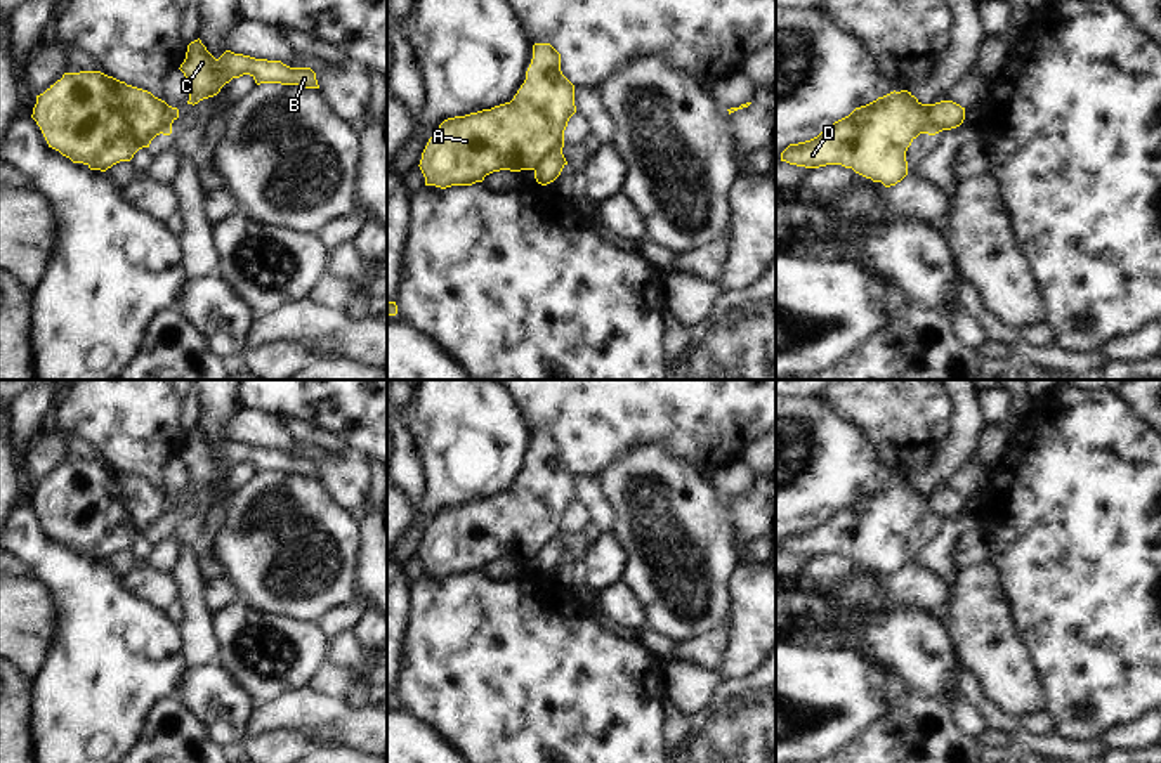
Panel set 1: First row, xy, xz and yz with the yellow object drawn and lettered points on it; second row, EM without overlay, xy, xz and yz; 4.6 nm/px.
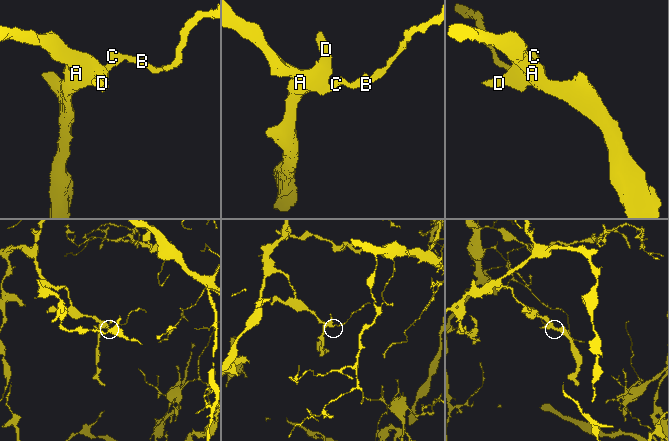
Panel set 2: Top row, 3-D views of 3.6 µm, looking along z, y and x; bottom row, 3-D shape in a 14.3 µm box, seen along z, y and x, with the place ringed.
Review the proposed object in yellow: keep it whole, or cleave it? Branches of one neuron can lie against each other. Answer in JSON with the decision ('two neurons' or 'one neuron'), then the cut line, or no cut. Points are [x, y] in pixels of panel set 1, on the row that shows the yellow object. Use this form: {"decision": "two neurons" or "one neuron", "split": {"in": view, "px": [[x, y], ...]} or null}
{"decision": "two neurons", "split": {"in": "xz", "px": [[561, 146], [547, 153], [531, 169]]}}

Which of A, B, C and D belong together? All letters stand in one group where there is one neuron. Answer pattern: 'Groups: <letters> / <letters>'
Groups: A D / B C.

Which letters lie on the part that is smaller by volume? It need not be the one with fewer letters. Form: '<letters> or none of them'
B, C.

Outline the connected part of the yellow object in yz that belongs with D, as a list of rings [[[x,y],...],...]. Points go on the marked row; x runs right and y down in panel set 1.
[[[894,90],[866,106],[856,108],[849,116],[835,121],[817,137],[790,144],[781,153],[781,161],[805,168],[842,165],[873,182],[882,182],[885,187],[895,186],[908,175],[906,151],[911,142],[920,134],[935,135],[932,106],[922,104],[908,90]]]

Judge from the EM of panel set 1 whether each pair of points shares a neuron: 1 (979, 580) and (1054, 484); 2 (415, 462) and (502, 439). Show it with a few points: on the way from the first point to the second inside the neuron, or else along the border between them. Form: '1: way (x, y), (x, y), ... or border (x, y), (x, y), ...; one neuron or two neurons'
1: border (988, 562), (1007, 599); two neurons
2: border (408, 422), (424, 458), (427, 484), (424, 502); two neurons

